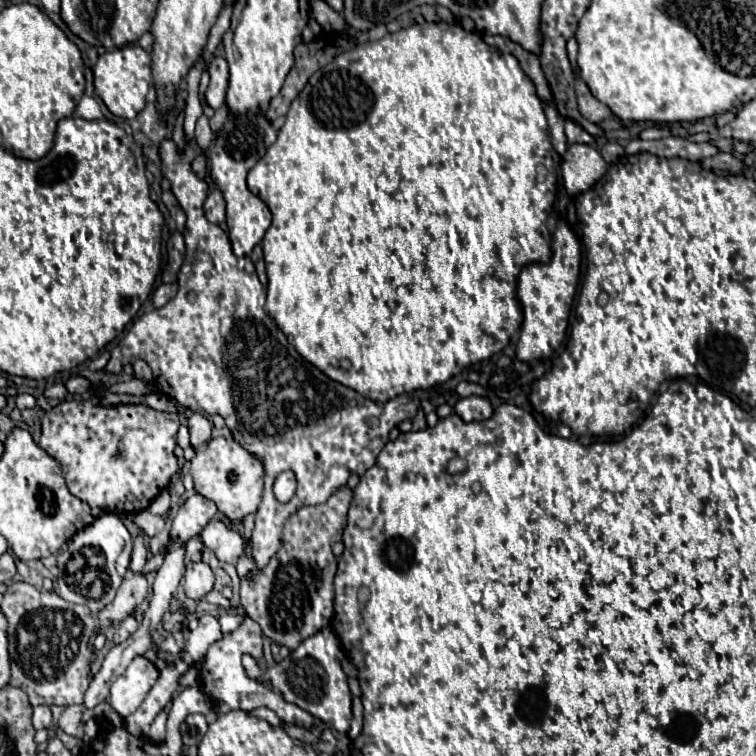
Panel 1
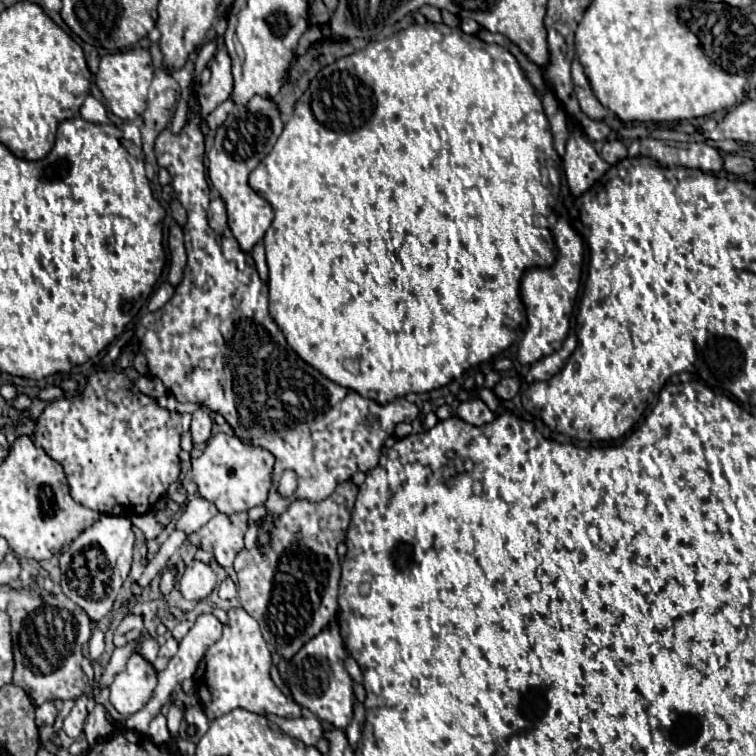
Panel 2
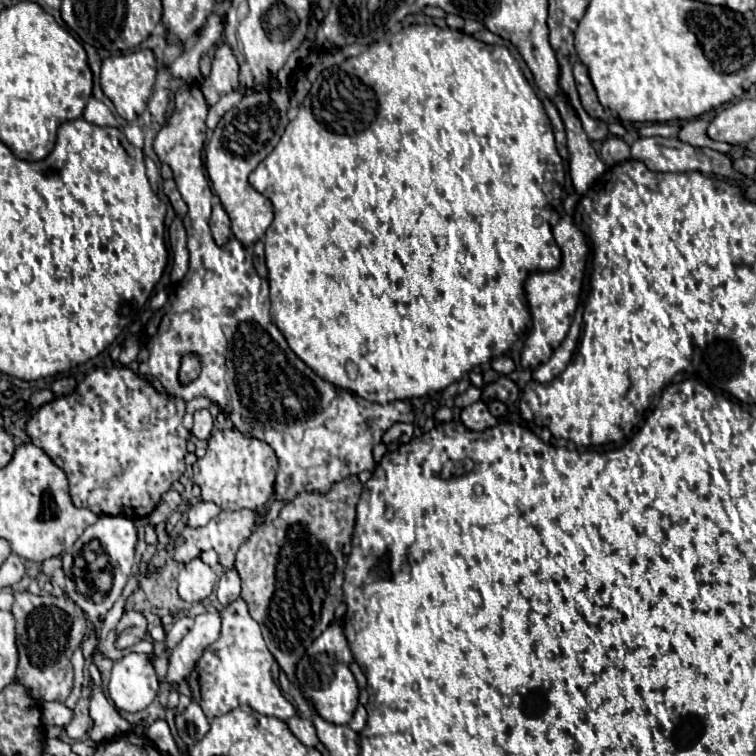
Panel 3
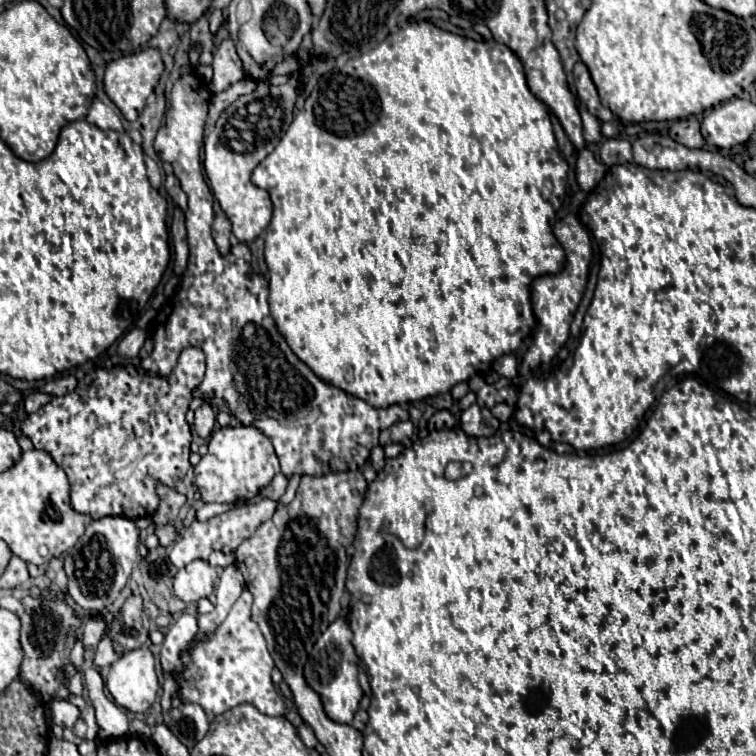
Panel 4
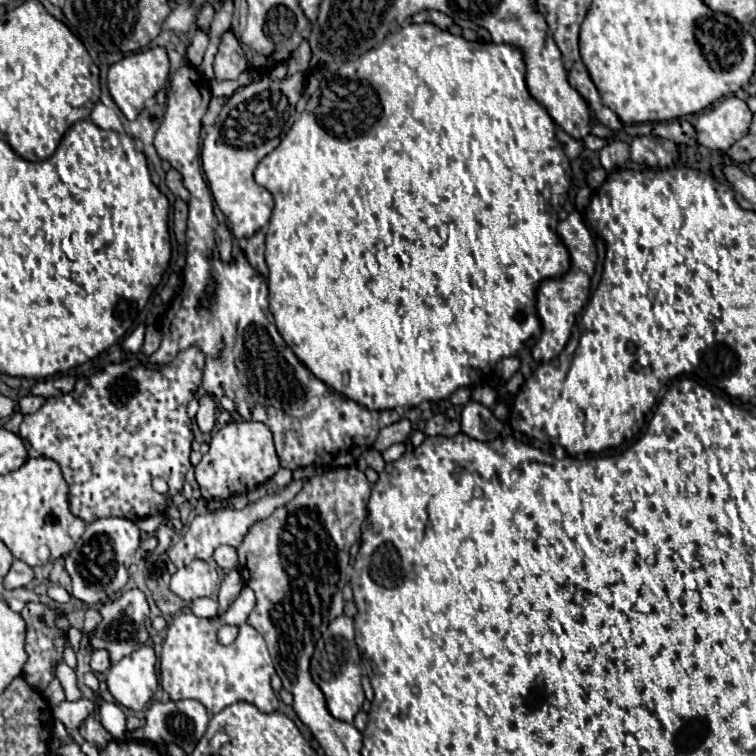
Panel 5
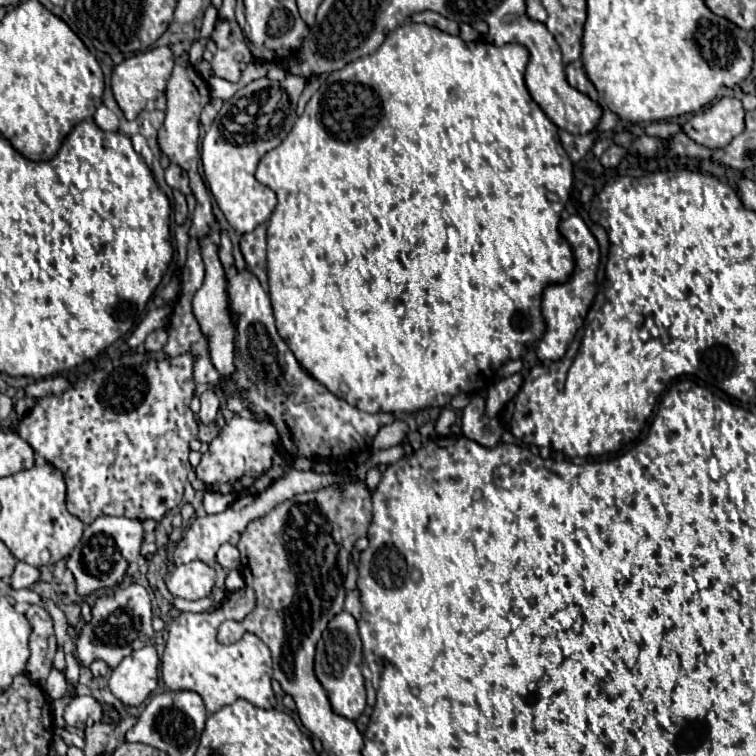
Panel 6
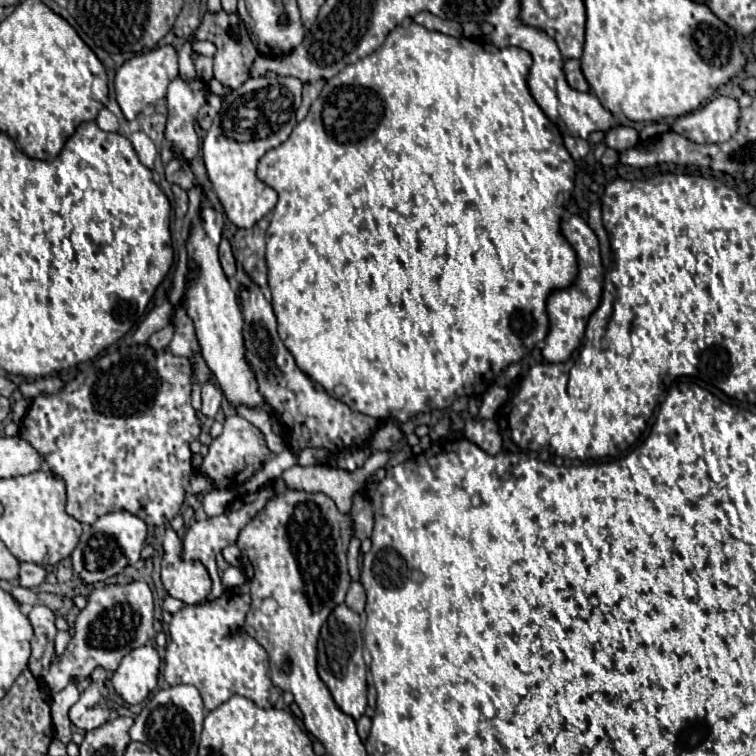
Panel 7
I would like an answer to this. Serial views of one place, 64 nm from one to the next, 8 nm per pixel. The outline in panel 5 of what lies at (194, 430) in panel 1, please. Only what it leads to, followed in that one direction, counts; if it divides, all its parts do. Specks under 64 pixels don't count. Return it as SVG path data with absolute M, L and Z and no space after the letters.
M202 396L200 398L200 408L196 414L196 424L202 434L210 434L214 424L216 424L216 402L212 396Z

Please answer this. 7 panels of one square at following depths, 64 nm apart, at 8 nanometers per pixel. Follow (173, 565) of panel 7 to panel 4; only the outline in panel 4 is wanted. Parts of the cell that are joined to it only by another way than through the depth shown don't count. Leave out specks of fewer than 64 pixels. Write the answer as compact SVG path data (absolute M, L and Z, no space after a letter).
M194 560L174 576L174 594L184 602L198 602L214 592L216 580L218 574L208 562Z

